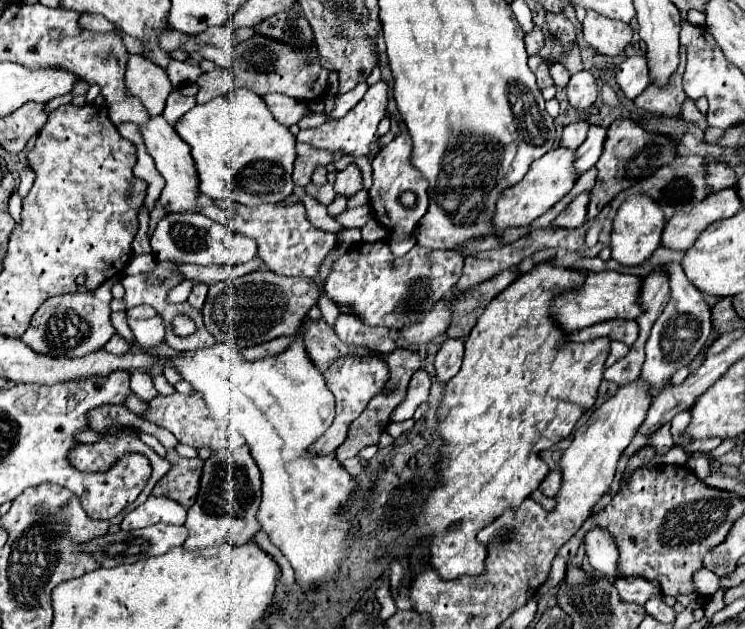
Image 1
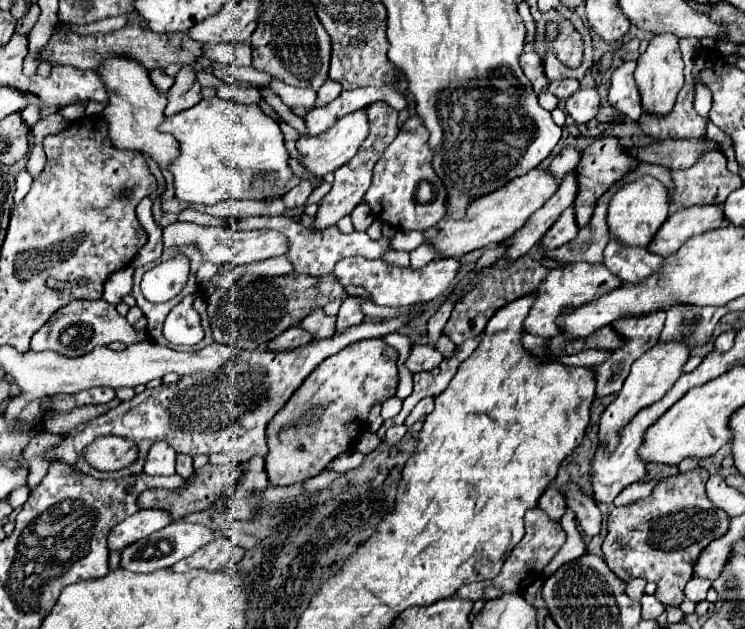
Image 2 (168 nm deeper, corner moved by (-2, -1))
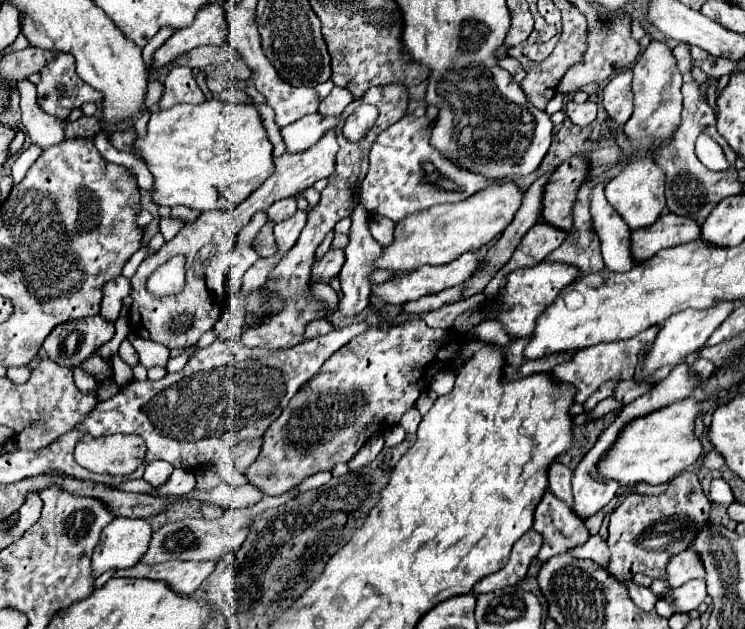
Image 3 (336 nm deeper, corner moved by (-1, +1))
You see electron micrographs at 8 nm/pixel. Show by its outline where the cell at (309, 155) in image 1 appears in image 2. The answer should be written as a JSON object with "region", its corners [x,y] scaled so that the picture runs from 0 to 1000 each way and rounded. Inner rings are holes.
{"region":[[[403,286],[400,296],[395,296],[389,305],[384,305],[384,312],[381,312],[384,331],[389,334],[389,331],[397,331],[397,328],[405,328],[413,318],[413,312],[419,308],[419,302],[421,299],[419,299],[416,286]]]}

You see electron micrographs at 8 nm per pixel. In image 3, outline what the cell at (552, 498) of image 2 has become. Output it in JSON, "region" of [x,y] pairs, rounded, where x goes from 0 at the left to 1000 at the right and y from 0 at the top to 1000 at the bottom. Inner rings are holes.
{"region":[[[737,779],[718,811],[715,839],[729,852],[729,868],[721,881],[726,893],[745,881],[764,878],[766,871],[791,859],[783,827],[774,824],[766,808],[756,795],[748,795]]]}

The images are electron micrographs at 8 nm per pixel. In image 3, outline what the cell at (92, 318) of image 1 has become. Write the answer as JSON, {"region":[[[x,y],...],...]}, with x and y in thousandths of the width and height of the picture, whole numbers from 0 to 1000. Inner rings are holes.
{"region":[[[130,499],[114,509],[95,509],[79,515],[68,528],[68,534],[60,537],[58,553],[71,576],[101,585],[114,576],[130,553],[144,547],[152,531],[152,515]]]}

